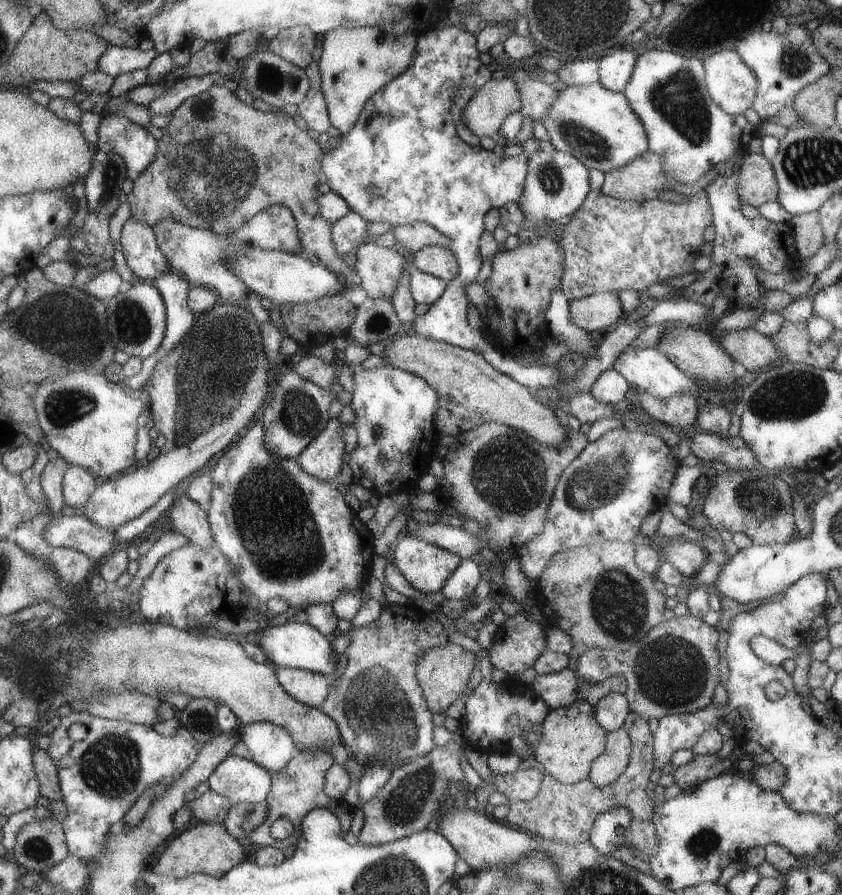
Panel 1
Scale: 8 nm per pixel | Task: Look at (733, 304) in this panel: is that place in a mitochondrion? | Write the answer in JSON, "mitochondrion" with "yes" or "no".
{"mitochondrion":"no"}

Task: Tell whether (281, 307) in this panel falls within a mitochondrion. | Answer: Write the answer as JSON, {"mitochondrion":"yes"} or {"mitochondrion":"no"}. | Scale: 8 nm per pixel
{"mitochondrion":"no"}

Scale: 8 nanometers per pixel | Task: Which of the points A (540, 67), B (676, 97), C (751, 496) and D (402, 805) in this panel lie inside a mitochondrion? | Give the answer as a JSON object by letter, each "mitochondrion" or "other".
{"A":"other","B":"mitochondrion","C":"mitochondrion","D":"mitochondrion"}

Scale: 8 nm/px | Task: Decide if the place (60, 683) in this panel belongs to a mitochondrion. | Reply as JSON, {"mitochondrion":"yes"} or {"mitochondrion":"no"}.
{"mitochondrion":"yes"}

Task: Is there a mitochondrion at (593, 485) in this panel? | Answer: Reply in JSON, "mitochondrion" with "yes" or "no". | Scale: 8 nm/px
{"mitochondrion":"yes"}

